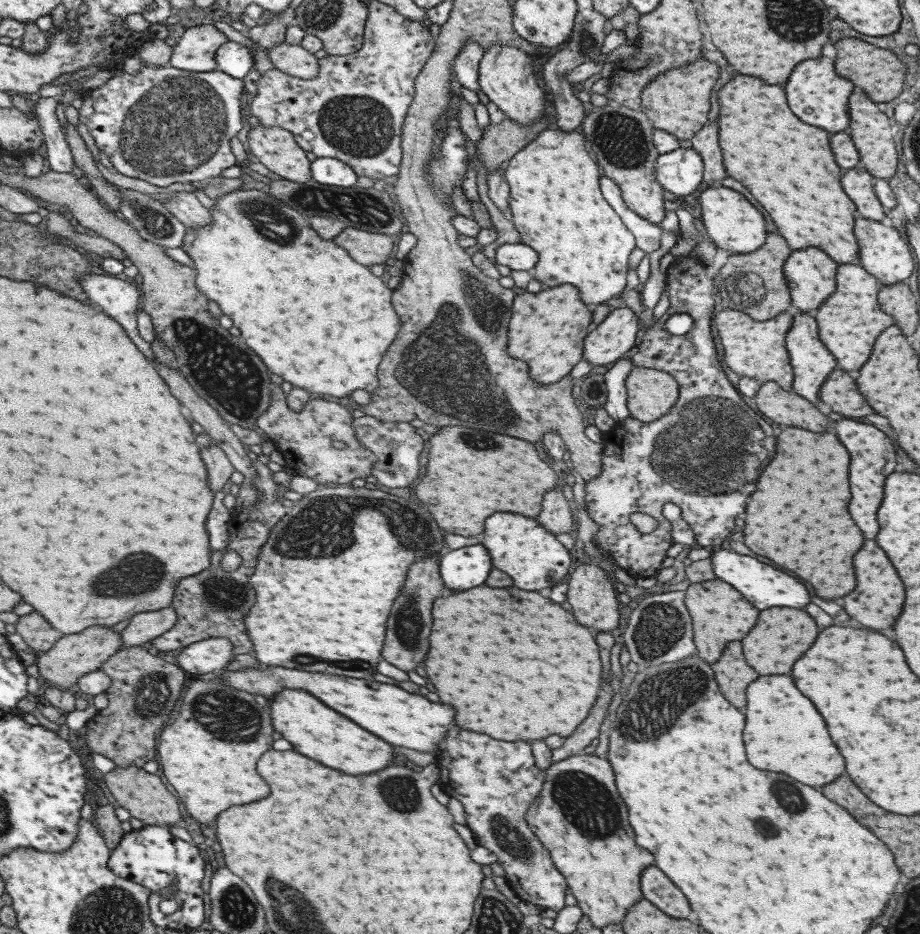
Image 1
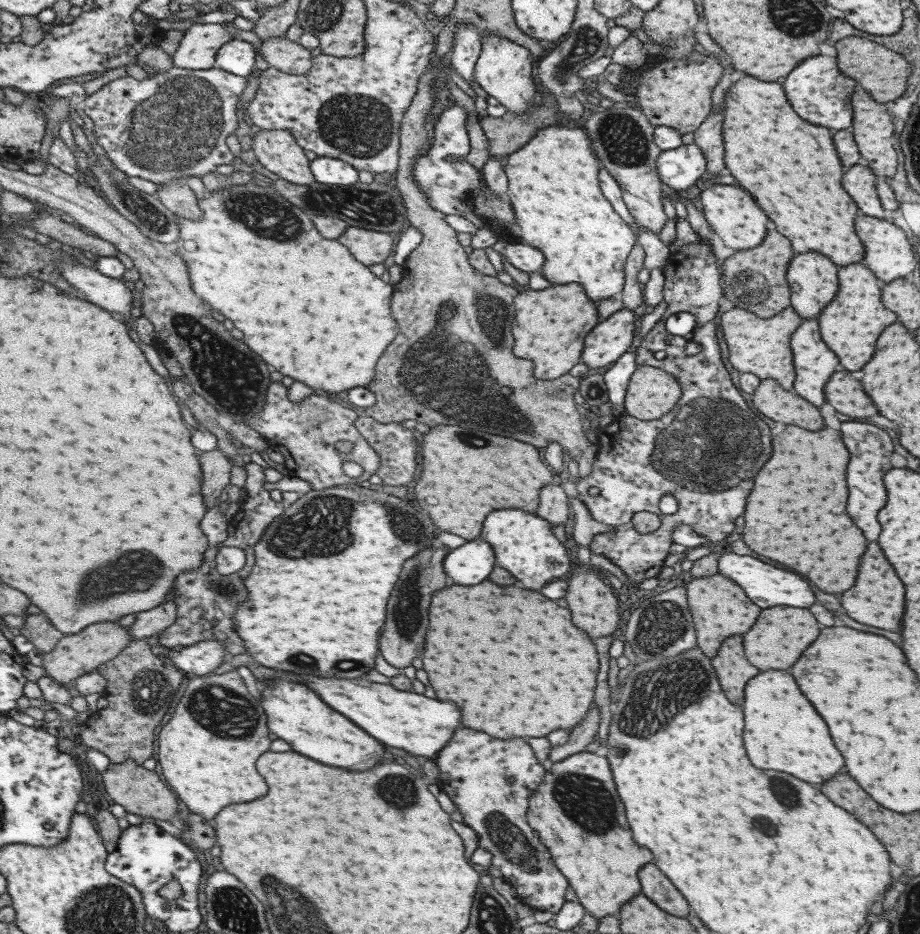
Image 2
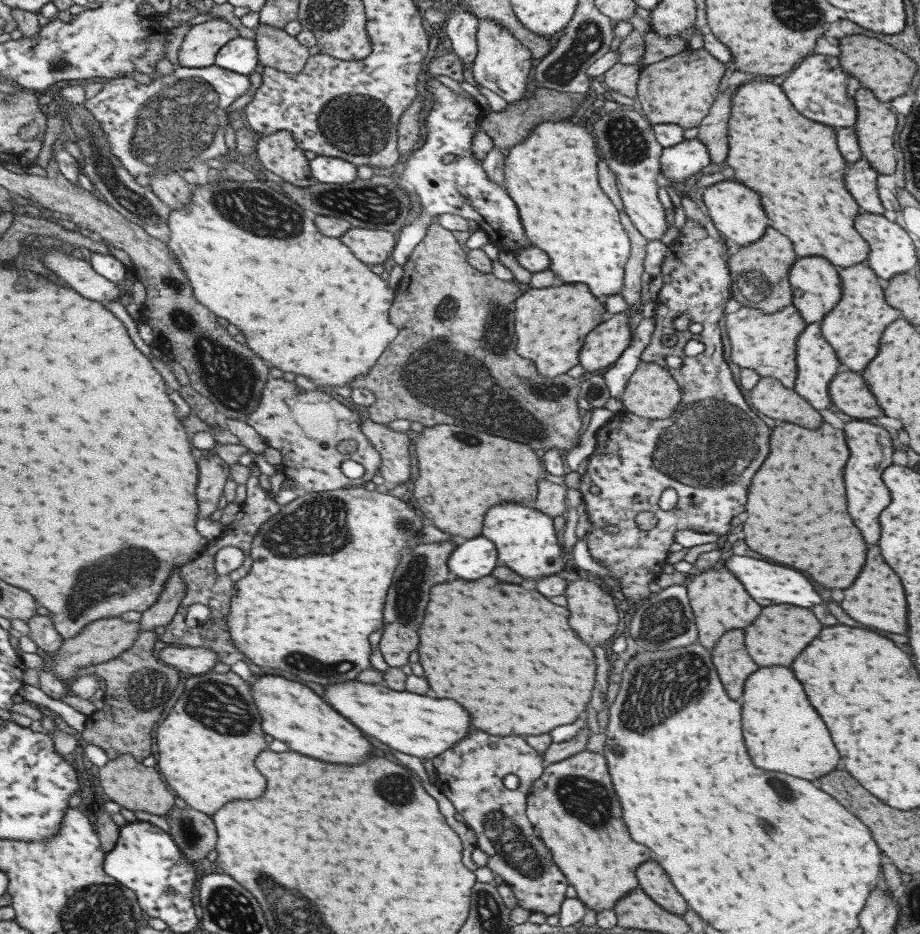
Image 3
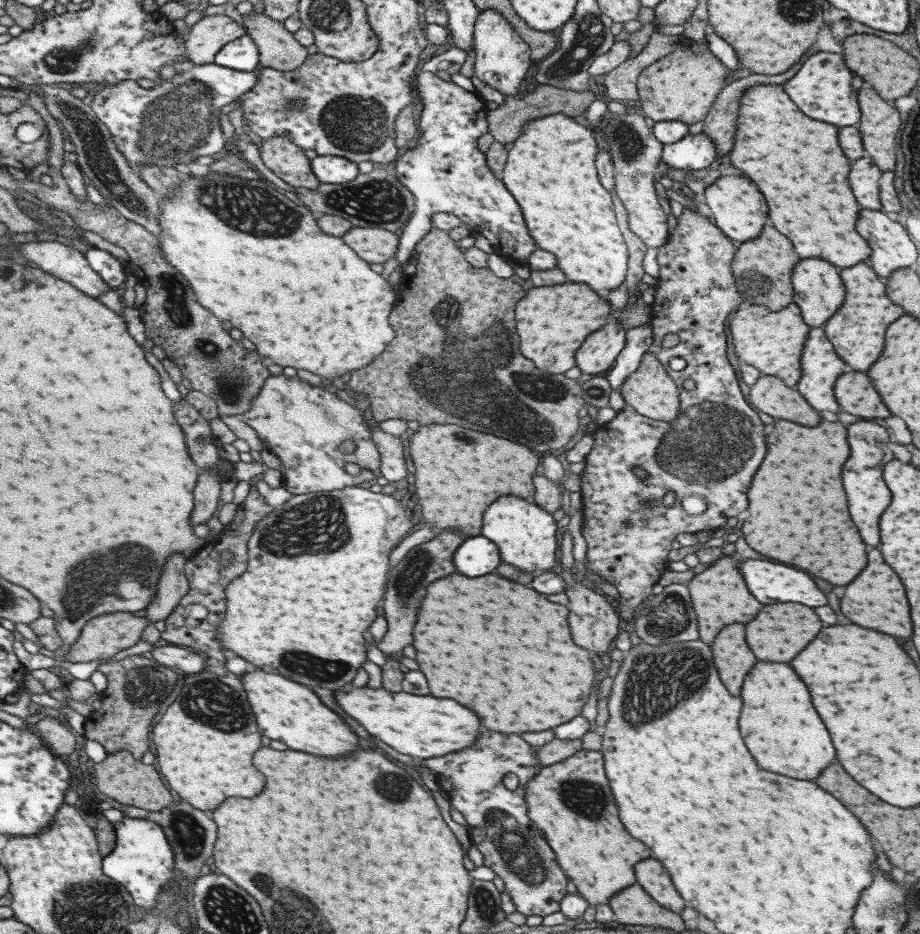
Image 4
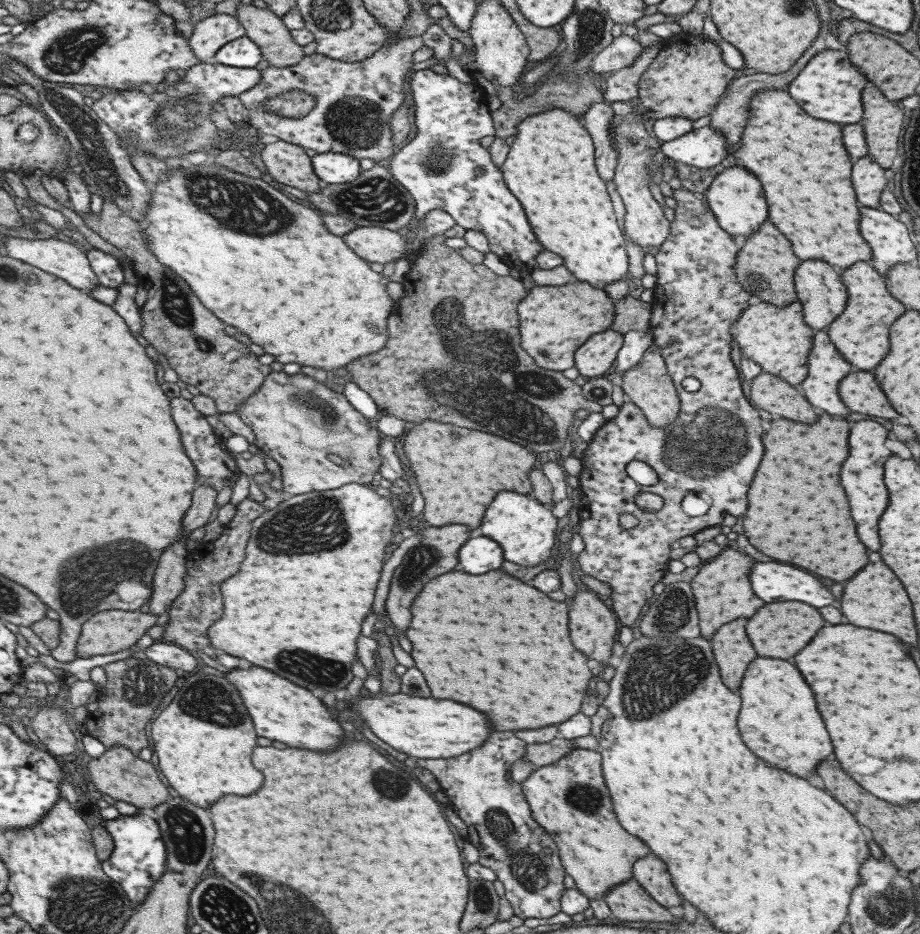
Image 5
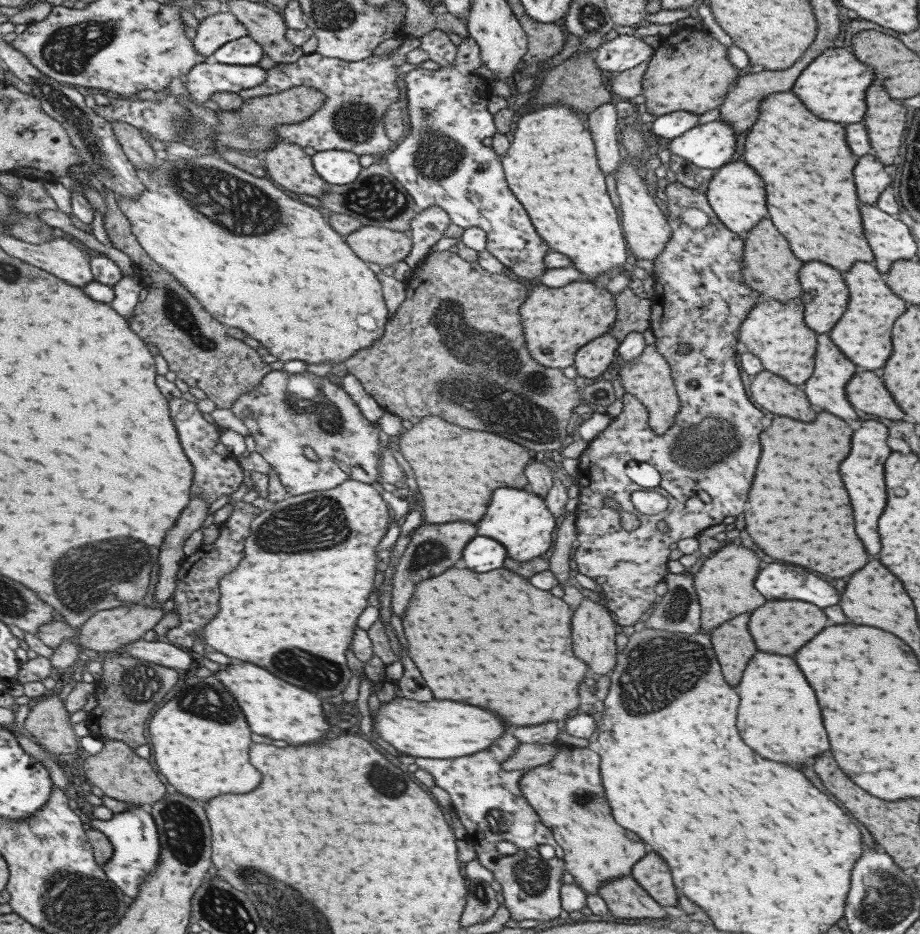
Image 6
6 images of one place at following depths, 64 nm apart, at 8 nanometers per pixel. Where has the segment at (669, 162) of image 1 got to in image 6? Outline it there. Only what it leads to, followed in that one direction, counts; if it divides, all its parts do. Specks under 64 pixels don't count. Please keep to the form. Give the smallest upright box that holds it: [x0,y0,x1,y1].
[664,119,735,169]

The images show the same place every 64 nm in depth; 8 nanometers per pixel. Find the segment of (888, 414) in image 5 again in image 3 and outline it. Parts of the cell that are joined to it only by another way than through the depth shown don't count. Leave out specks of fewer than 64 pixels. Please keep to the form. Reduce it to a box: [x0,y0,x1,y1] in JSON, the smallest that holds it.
[829,372,881,418]

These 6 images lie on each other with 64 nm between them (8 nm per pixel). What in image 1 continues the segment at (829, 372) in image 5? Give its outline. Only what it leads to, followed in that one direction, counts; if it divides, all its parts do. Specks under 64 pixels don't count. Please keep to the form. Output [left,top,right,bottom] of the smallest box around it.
[785,314,835,402]

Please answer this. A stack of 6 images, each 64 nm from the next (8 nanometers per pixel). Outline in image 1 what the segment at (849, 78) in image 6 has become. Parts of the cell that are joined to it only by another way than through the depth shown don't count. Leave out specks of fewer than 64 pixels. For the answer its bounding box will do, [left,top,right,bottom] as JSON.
[783,58,853,132]

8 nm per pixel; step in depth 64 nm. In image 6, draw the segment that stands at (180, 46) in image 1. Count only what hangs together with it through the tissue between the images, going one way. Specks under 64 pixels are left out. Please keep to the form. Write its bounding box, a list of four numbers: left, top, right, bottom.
[193,9,247,58]

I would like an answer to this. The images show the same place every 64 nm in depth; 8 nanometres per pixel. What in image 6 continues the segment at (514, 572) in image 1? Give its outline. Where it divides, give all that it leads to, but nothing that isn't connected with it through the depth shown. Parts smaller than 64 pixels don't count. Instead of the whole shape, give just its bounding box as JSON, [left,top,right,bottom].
[475,488,557,562]

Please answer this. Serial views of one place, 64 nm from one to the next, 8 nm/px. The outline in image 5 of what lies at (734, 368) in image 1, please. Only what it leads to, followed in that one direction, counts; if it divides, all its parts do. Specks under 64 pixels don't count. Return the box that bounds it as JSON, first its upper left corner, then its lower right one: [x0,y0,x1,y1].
[733,300,811,386]

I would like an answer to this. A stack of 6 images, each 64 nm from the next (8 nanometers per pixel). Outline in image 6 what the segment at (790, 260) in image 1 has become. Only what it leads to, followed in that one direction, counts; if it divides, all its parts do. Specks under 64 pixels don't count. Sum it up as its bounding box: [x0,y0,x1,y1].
[799,260,847,334]

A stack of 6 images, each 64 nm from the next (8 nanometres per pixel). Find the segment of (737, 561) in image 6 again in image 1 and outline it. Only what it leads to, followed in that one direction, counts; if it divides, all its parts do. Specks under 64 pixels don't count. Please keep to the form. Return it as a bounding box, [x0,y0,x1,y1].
[683,578,757,665]

